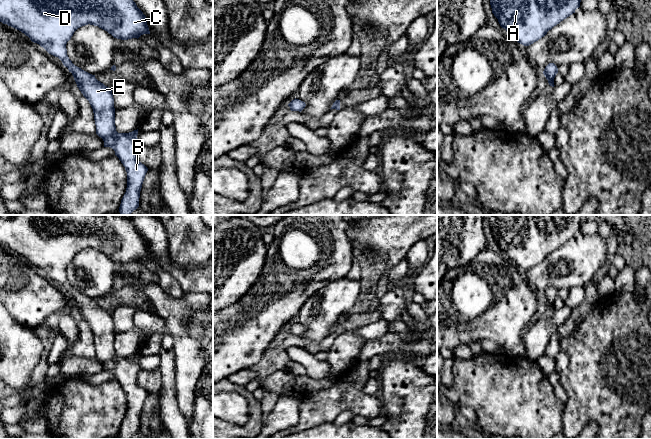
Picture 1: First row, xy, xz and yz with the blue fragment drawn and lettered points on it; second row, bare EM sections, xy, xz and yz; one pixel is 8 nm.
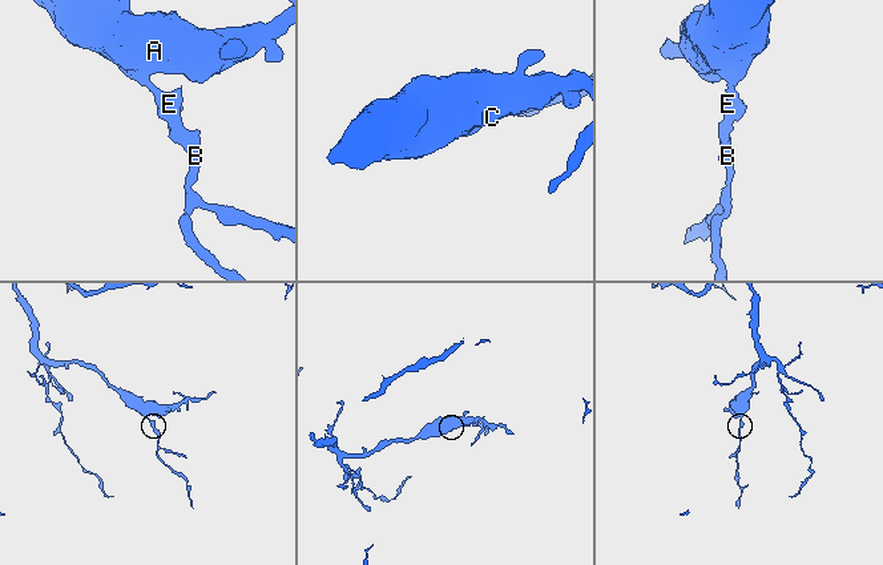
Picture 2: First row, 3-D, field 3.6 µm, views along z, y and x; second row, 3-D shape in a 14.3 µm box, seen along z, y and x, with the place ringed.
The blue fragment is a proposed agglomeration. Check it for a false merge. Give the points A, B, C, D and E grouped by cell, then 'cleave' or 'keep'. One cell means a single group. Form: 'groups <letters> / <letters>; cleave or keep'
groups A B C D E; keep

